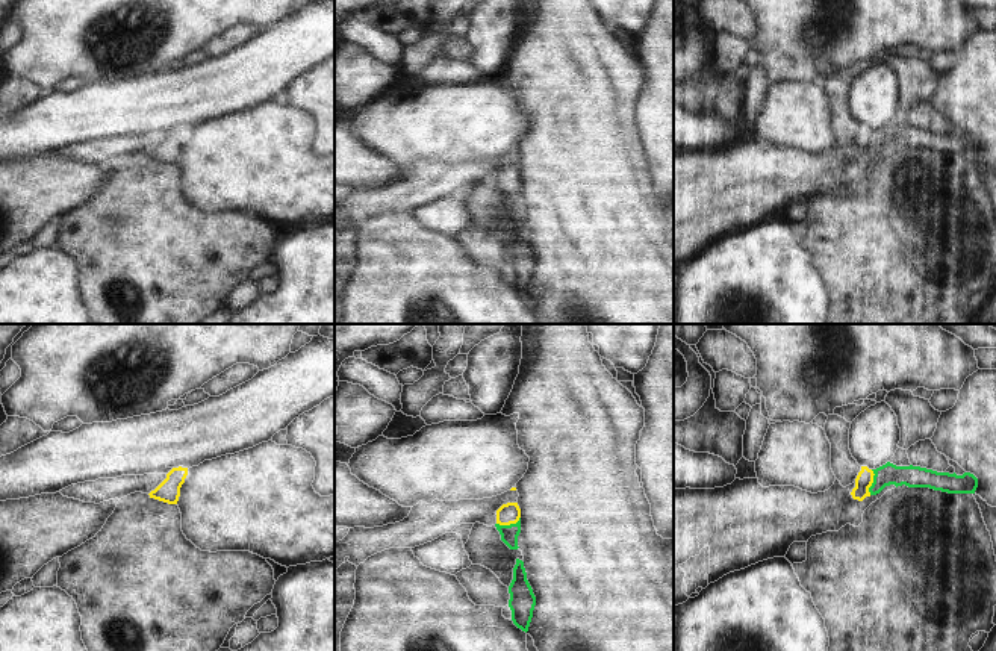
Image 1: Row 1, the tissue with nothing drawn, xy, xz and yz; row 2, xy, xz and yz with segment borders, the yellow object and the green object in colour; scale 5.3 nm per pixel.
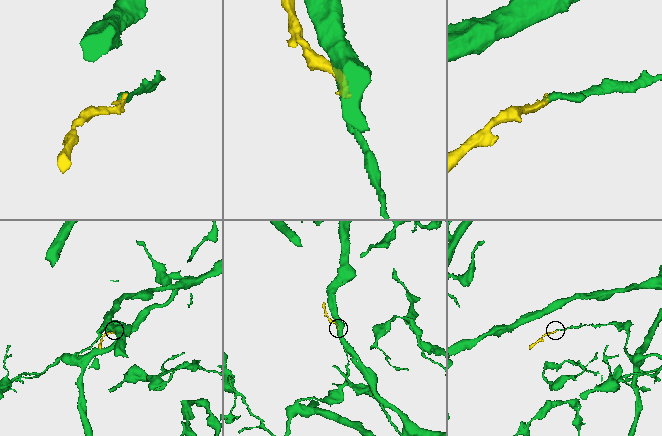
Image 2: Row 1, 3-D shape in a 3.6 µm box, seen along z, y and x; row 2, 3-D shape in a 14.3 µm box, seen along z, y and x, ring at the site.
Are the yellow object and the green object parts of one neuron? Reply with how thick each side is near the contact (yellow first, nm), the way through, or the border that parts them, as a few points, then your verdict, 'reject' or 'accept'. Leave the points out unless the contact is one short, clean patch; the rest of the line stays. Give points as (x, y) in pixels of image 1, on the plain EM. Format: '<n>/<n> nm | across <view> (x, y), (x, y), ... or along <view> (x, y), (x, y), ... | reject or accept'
110/100 nm | across xz (507, 174), (509, 185), (509, 194) | accept

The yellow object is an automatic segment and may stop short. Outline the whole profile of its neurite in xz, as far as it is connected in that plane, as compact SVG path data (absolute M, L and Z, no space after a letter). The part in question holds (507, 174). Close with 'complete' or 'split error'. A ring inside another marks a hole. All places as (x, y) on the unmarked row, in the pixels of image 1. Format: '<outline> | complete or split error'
M518 164L503 165L496 171L496 191L501 195L501 201L510 209L518 210L518 197L521 194L521 170Z | split error

